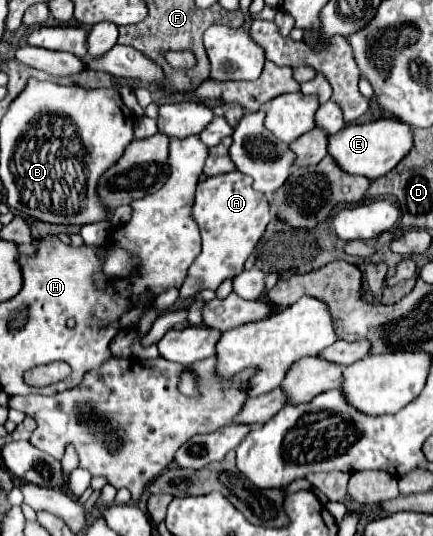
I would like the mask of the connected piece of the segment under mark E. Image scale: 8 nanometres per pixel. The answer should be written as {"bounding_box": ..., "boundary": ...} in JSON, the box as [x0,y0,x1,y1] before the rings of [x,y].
{"bounding_box":[329,117,413,179],"boundary":[[[381,117],[369,123],[347,123],[339,133],[329,137],[329,155],[343,171],[379,179],[387,175],[413,147],[413,129],[395,117]]]}

